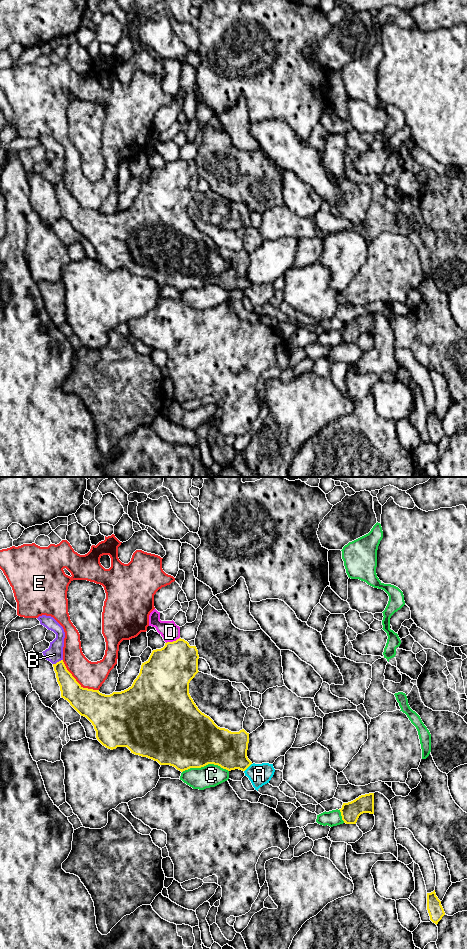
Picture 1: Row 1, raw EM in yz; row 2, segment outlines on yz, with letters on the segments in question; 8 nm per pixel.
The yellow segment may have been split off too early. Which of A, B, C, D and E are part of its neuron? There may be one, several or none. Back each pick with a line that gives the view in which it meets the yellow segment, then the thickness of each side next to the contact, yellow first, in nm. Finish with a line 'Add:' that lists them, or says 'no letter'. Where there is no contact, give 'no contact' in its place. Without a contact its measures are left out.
Add: no letter

